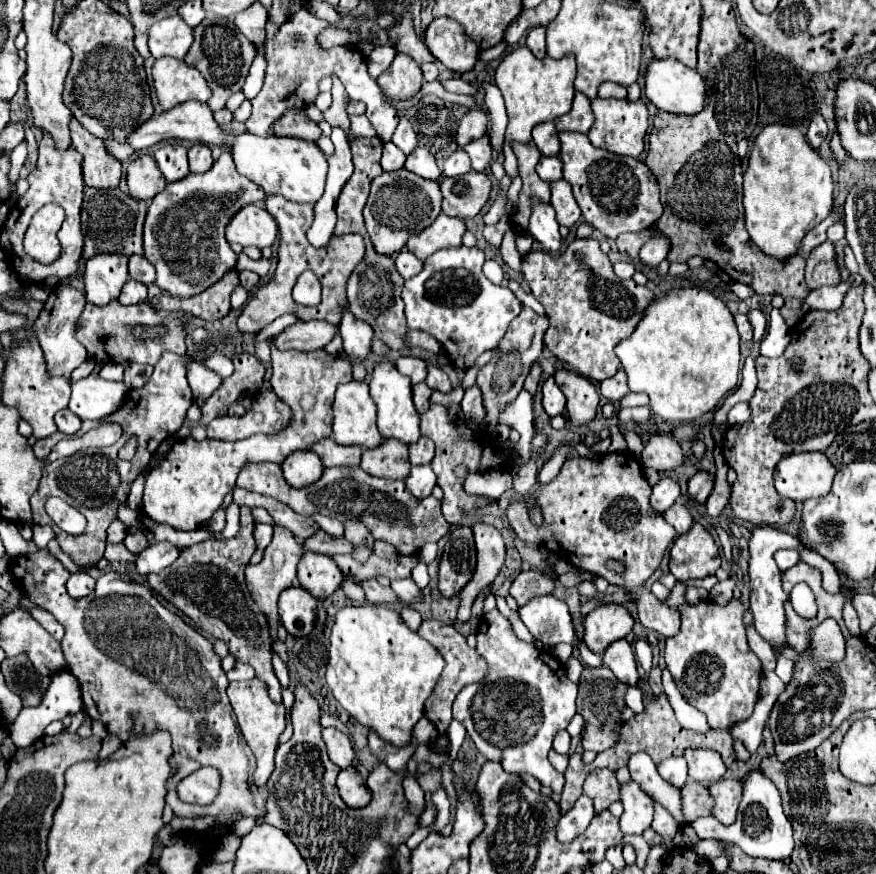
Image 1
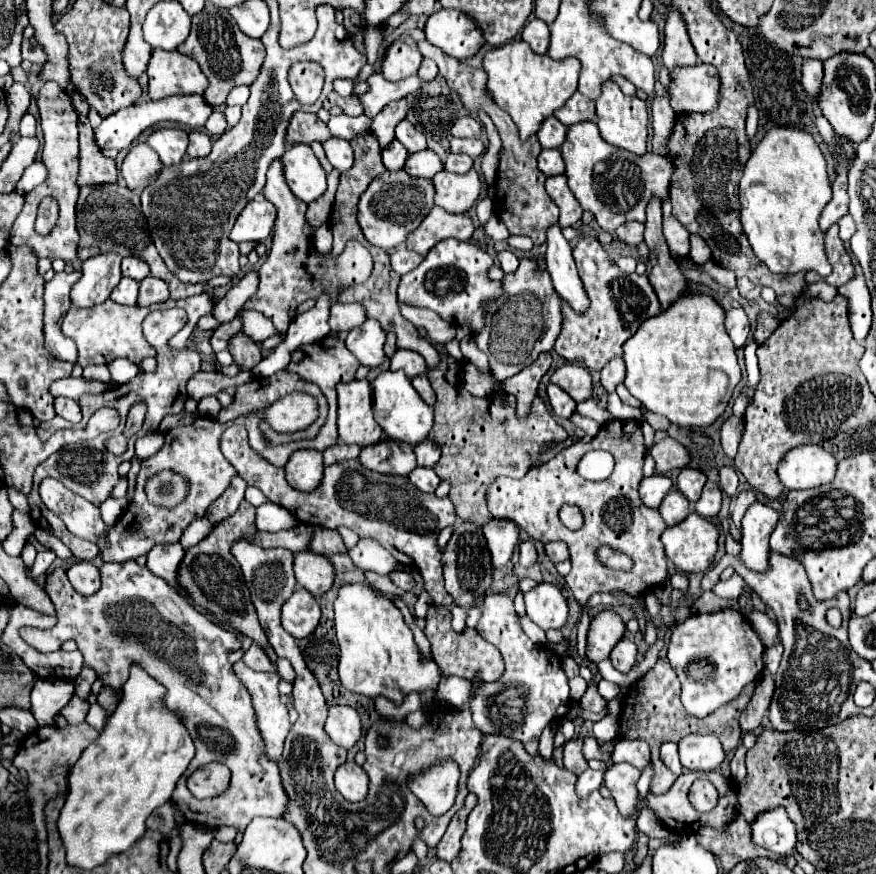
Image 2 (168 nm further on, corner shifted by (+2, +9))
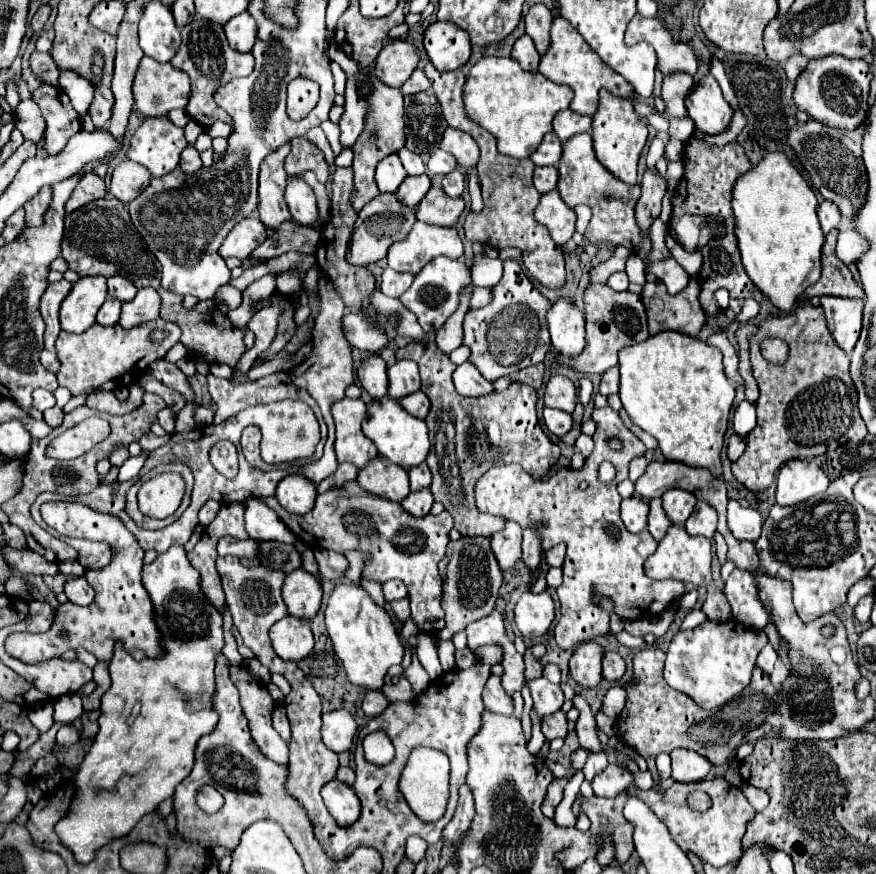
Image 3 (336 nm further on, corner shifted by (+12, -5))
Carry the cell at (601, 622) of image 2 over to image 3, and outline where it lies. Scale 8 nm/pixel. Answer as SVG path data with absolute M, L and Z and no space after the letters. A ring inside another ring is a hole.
M594 641L578 645L570 657L570 675L572 679L584 687L596 687L602 681L602 647Z

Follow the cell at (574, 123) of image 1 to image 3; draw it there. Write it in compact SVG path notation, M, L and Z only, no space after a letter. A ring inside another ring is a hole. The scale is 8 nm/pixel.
M564 109L554 117L554 133L562 141L570 139L572 135L590 131L590 129L592 129L592 119L588 115L580 115L580 113L574 113L570 109Z

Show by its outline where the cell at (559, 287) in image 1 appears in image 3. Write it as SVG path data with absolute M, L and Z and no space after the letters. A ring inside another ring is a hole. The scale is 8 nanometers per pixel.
M590 285L584 301L586 301L586 343L588 343L586 349L574 359L570 359L570 357L566 359L560 353L556 353L556 355L558 355L560 365L576 369L584 375L602 375L606 369L618 365L620 349L634 345L634 343L642 343L644 339L650 337L646 309L642 305L640 295L630 293L630 291L616 293L608 285Z

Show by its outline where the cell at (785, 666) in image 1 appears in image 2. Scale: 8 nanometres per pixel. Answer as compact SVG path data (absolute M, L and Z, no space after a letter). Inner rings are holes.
M780 643L764 651L764 665L766 665L766 669L768 669L770 673L776 673L776 671L778 671L780 657L782 657L782 645L780 645Z

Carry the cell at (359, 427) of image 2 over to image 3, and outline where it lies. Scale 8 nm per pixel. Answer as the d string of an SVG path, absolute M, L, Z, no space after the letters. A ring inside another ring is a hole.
M340 399L332 407L332 415L336 421L336 455L338 461L352 463L356 467L364 467L370 463L378 451L376 445L364 437L362 421L366 419L368 407L362 399Z

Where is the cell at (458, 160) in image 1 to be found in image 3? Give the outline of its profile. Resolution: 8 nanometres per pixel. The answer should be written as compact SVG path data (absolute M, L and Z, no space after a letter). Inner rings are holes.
M454 169L452 173L444 175L442 187L450 197L462 197L462 193L464 193L464 175L458 169Z

